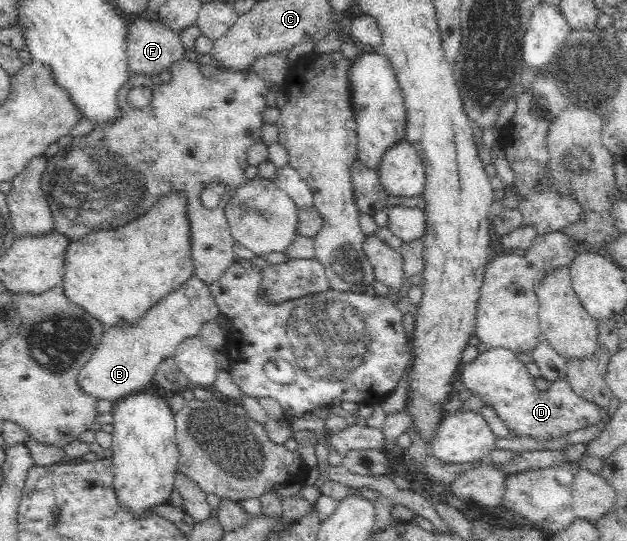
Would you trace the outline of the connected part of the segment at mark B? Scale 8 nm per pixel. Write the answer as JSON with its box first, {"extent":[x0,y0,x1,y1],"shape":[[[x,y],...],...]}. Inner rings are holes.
{"extent":[78,275,221,403],"shape":[[[192,275],[178,290],[170,292],[161,302],[149,308],[134,324],[106,328],[95,351],[78,373],[78,386],[97,400],[113,403],[142,390],[152,382],[162,360],[173,357],[185,338],[198,335],[204,323],[221,319],[221,313],[209,285]]]}

